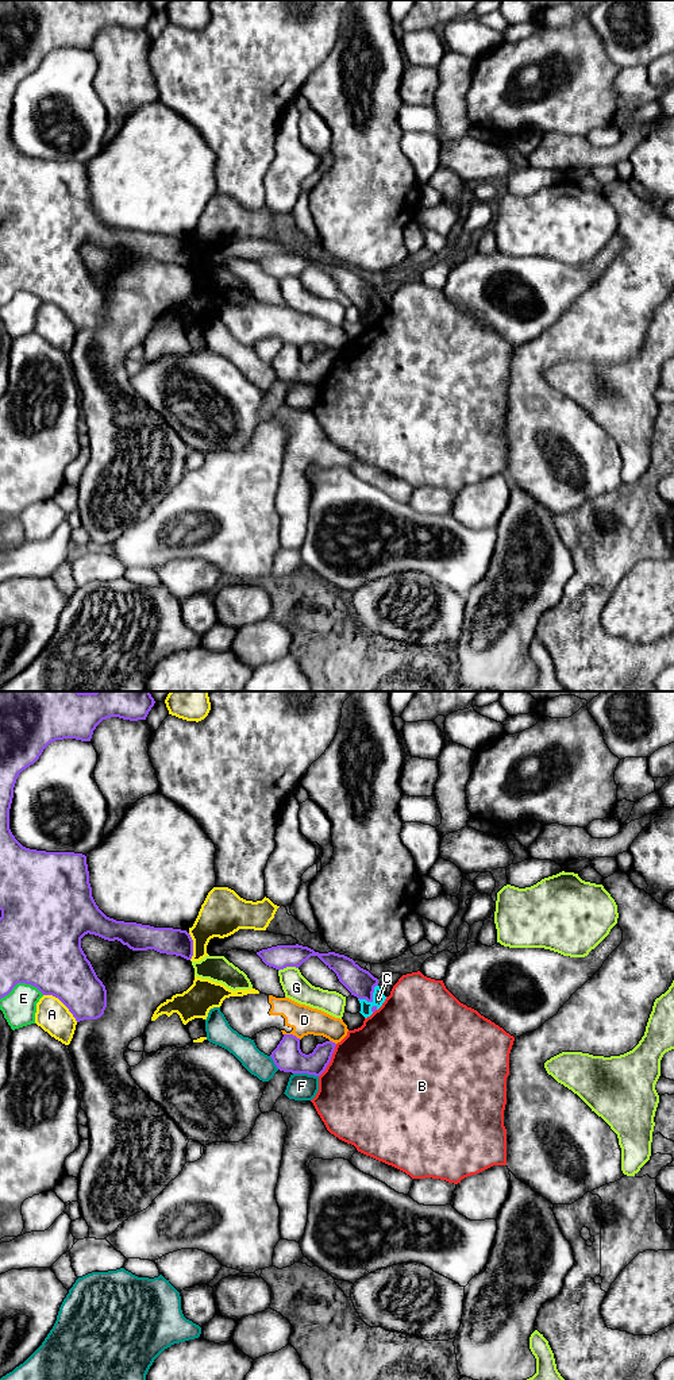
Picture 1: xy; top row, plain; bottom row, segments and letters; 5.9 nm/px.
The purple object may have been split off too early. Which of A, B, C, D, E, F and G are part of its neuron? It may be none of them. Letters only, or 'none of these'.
none of these

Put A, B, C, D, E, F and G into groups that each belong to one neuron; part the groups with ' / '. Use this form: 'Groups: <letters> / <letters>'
Groups: A / B / C D / E / F / G

